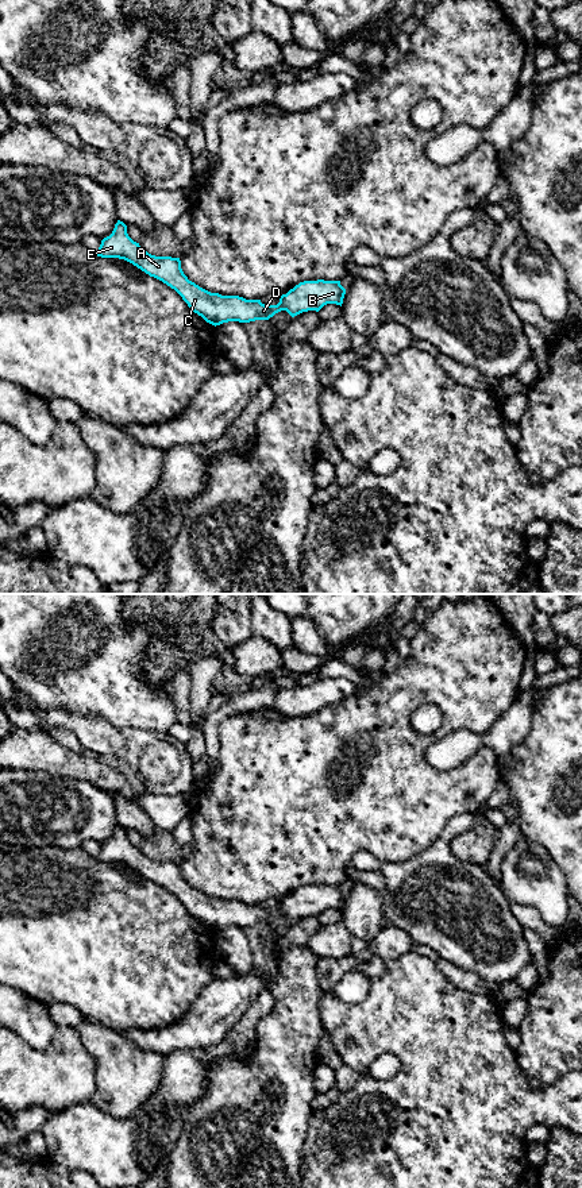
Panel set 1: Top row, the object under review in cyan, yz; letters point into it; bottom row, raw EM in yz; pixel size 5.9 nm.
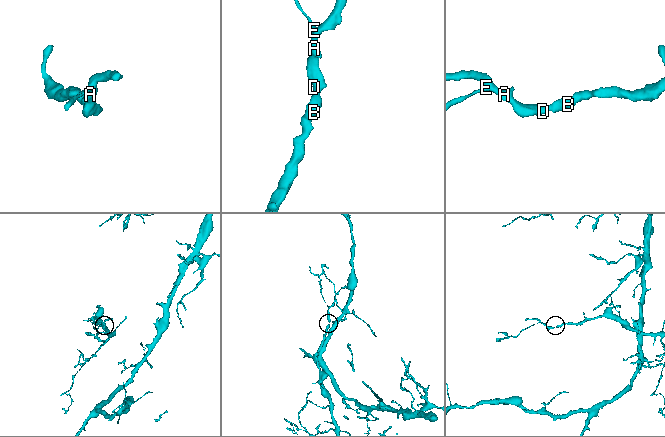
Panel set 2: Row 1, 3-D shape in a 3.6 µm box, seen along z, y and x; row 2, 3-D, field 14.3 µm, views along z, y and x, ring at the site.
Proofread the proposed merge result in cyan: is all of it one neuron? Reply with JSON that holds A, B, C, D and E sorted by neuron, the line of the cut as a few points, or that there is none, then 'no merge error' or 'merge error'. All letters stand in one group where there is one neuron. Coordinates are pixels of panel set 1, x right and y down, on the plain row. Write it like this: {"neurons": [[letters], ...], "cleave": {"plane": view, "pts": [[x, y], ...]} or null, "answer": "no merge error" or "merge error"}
{"neurons": [["A", "B", "C", "D", "E"]], "cleave": null, "answer": "no merge error"}

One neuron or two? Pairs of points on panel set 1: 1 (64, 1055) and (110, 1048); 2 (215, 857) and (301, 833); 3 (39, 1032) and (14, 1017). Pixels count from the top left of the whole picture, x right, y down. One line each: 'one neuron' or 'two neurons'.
1: two neurons
2: one neuron
3: one neuron

